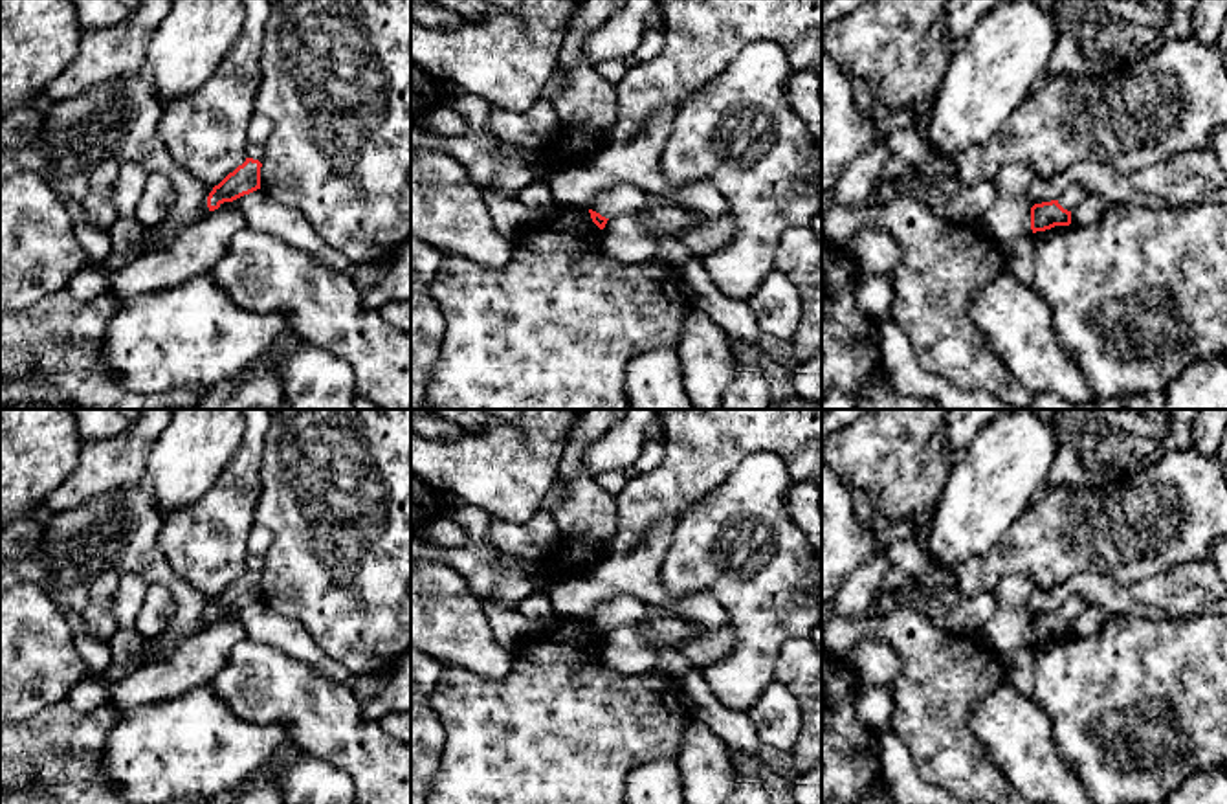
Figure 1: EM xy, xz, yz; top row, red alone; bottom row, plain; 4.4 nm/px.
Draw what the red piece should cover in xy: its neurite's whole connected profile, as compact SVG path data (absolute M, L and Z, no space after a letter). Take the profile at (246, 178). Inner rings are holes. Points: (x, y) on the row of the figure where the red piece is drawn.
M246 158L233 173L229 173L207 196L209 211L218 209L224 202L233 202L244 195L260 189L260 167L262 163L253 158Z

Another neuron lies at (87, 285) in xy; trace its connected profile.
M134 215L117 217L110 226L110 239L110 257L101 264L81 270L70 279L66 288L77 301L94 301L101 294L116 290L112 274L147 248L147 231Z

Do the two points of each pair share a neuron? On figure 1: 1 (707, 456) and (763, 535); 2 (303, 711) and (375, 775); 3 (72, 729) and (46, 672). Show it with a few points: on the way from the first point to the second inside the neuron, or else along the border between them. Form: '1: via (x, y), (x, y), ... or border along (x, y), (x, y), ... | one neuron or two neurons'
1: border along (756, 452), (690, 507) | two neurons
2: via (321, 718), (360, 757) | one neuron
3: border along (65, 698), (21, 720) | two neurons

